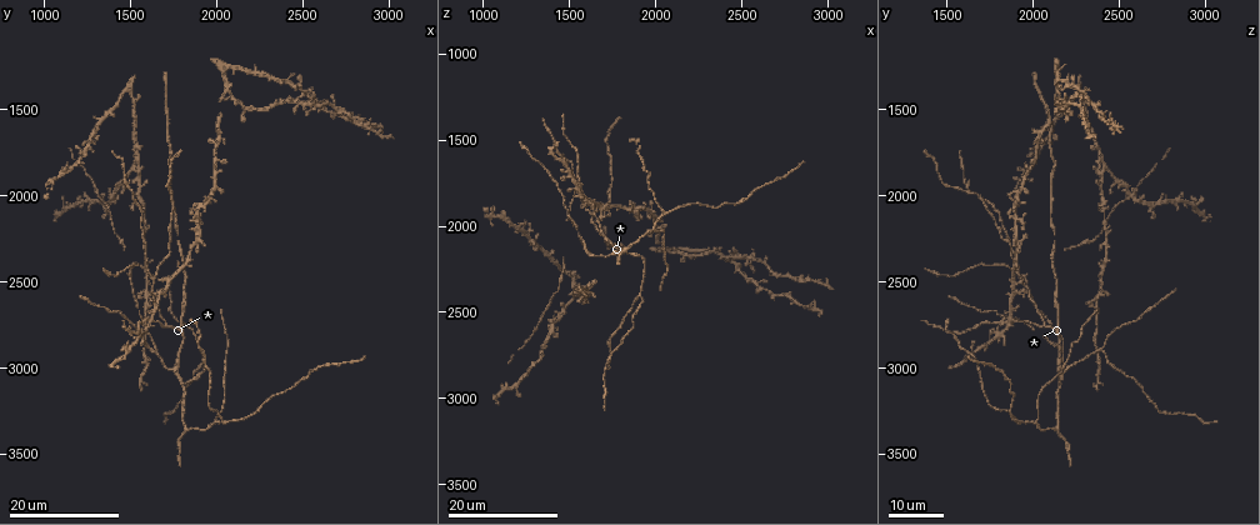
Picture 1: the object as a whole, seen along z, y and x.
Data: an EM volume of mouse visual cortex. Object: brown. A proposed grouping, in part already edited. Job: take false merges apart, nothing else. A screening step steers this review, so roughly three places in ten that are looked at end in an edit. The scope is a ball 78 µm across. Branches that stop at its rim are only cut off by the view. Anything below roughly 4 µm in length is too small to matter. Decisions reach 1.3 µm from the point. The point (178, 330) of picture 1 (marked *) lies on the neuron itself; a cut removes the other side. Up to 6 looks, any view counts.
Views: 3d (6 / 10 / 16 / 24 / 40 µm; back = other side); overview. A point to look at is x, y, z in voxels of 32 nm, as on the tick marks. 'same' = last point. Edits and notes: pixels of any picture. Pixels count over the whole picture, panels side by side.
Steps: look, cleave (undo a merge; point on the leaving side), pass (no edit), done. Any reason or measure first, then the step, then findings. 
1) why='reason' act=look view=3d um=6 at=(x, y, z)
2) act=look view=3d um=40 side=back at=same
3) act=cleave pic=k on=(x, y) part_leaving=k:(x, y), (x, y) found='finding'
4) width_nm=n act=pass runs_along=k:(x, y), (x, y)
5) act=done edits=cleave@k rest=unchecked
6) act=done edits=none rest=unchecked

why='arms part here' act=look view=3d um=24 at=(1900, 2880, 2380)

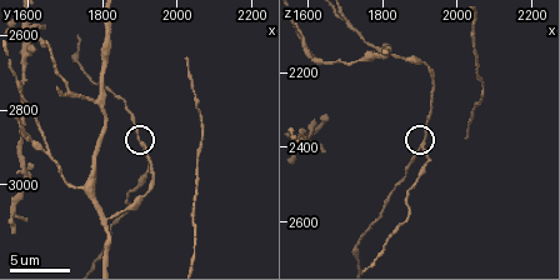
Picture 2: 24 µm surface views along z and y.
act=look view=3d um=6 at=(1900, 2890, 2400)

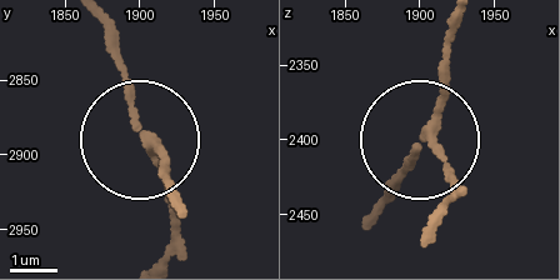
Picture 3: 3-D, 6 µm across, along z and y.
arms=3 act=pass runs_along=3:(458, 29), (441, 100), (381, 204) found='one neuron here'

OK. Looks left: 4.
why='arms part here' act=look view=3d um=16 at=(2060, 3320, 1920)

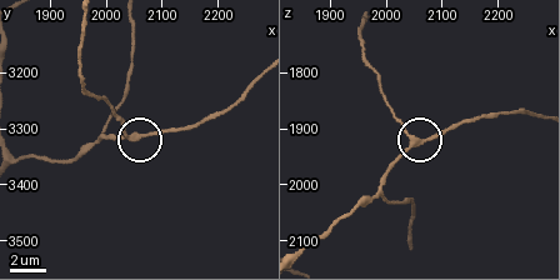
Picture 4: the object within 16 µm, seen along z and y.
act=look view=3d um=10 at=(2055, 3315, 1920)

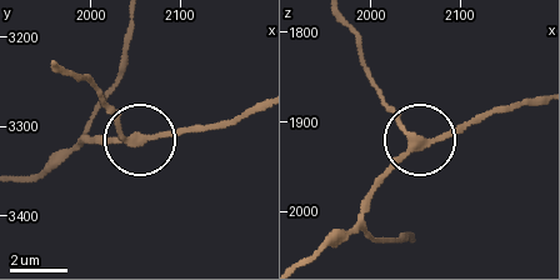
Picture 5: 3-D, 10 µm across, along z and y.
act=pass runs_along=5:(25, 176), (48, 171), (83, 140), (135, 140), (93, 85) found='all the same neuron'

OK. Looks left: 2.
why='a fork' act=look view=3d um=16 at=(1840, 3360, 2140)

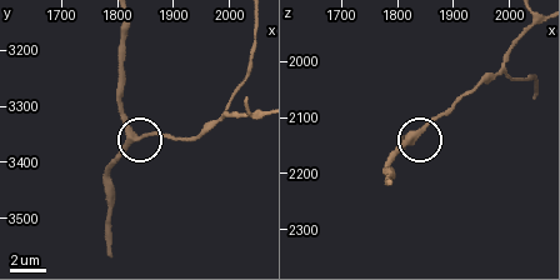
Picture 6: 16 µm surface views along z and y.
why='zoom in' act=look view=3d um=10 at=(1825, 3360, 2140)

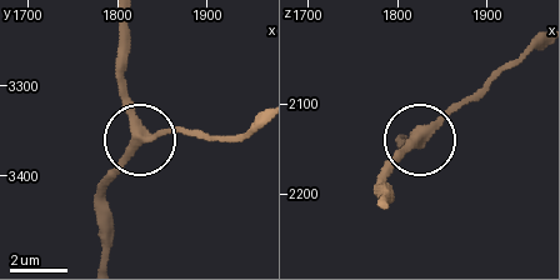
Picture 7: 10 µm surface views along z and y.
width_nm=320 act=pass found='one neuron here'

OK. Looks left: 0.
act=done edits=none rest=unchecked

